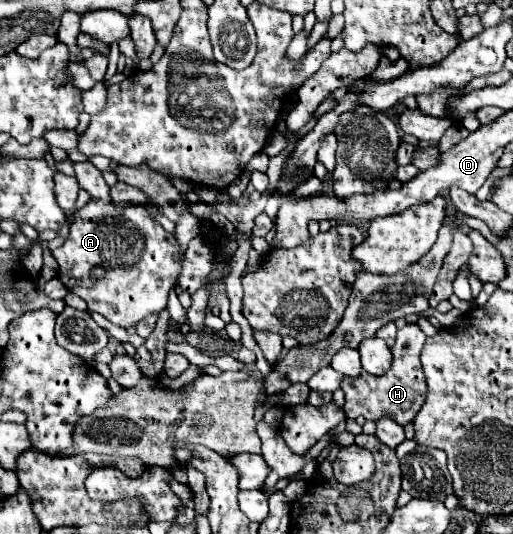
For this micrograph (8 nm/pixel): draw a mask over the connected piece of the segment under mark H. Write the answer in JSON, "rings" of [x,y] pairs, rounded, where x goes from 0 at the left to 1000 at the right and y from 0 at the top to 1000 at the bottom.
{"rings":[[[793,605],[786,616],[774,620],[774,639],[762,650],[766,661],[766,684],[750,702],[719,702],[704,699],[696,710],[673,706],[665,725],[673,732],[673,773],[684,785],[712,781],[712,785],[739,785],[739,781],[762,781],[778,796],[793,796],[809,785],[813,770],[828,755],[832,725],[828,725],[828,702],[821,695],[817,661],[828,642],[828,624],[817,616],[813,605]]]}

